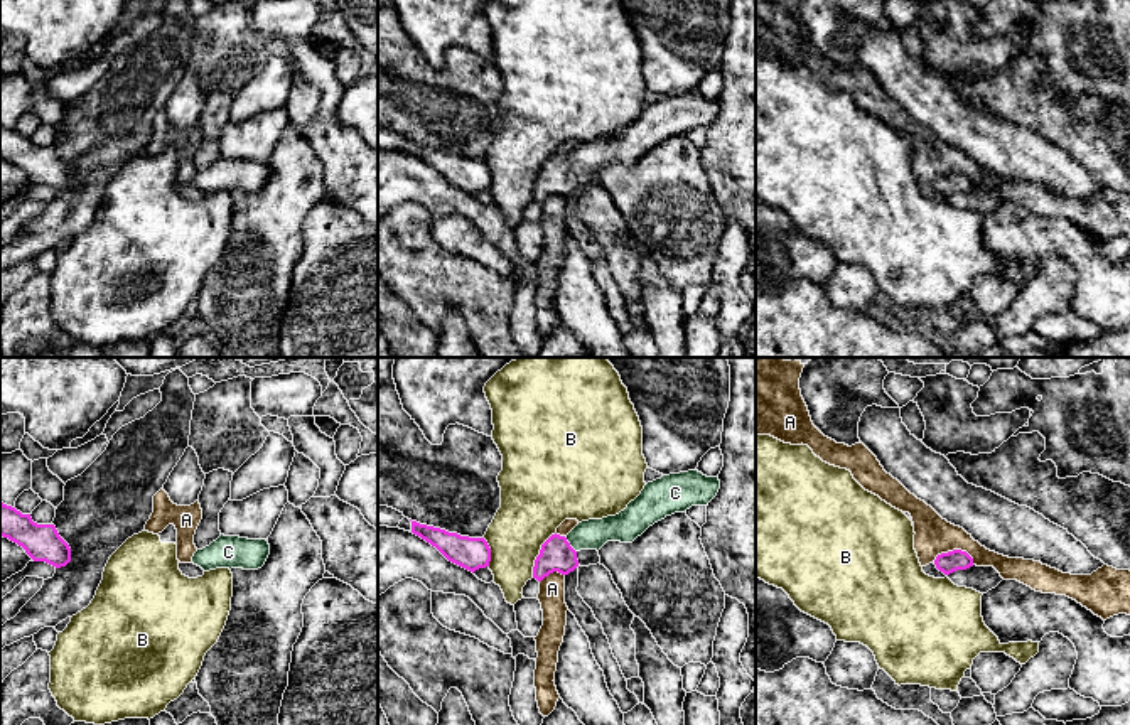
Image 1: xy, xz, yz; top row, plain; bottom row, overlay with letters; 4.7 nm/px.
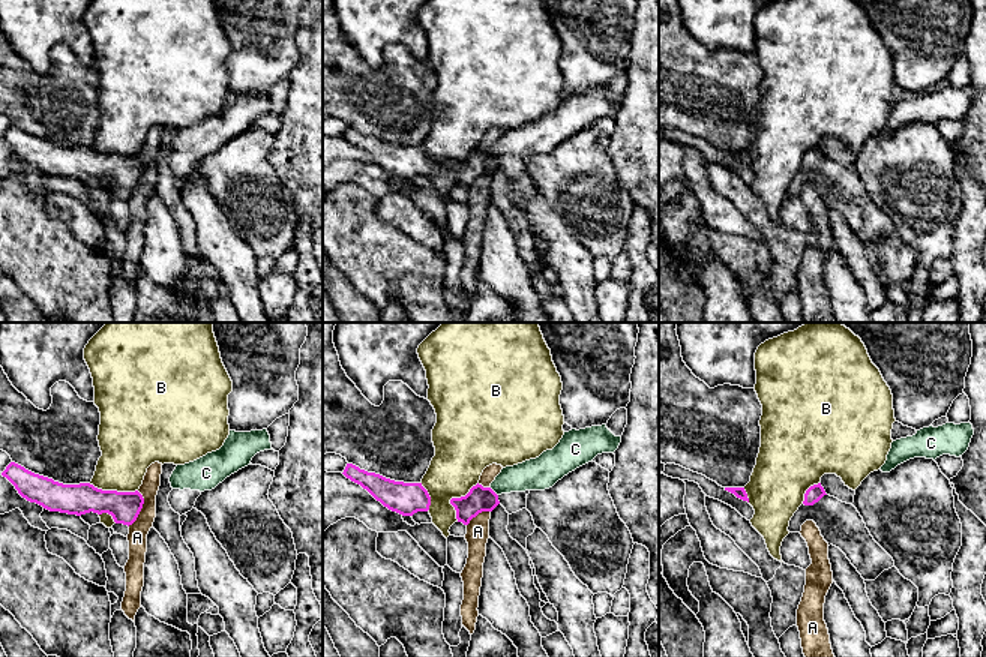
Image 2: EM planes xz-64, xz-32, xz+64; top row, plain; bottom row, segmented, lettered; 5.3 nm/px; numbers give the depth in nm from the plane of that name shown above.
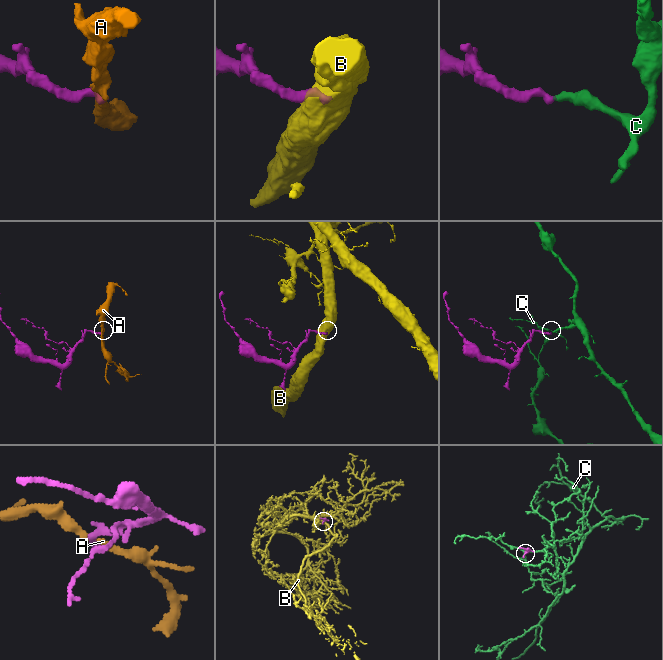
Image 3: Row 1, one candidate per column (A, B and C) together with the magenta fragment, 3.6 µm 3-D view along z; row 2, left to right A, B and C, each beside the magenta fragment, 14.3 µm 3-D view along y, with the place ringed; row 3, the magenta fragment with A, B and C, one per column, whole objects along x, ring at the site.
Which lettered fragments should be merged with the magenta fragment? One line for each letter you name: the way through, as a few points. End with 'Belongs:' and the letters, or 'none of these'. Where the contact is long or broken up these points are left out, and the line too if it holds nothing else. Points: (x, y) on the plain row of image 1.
C: runs through xz (557, 177), (569, 167), (589, 157)
Belongs: C

